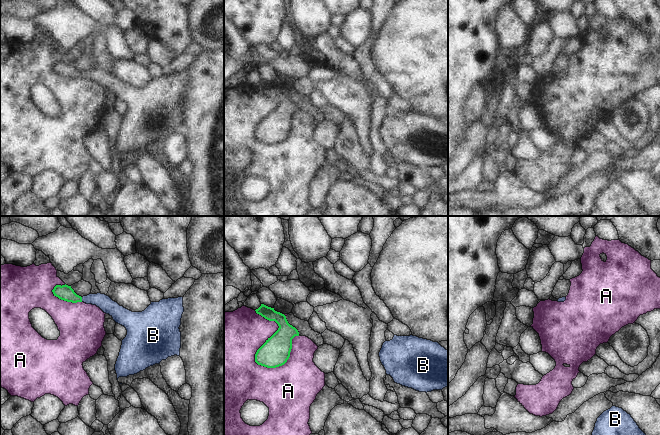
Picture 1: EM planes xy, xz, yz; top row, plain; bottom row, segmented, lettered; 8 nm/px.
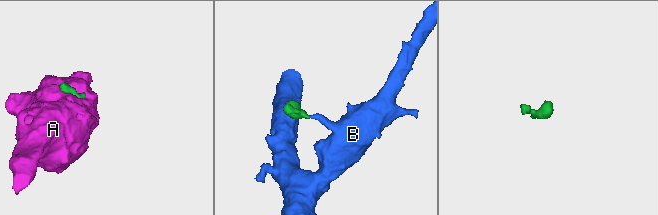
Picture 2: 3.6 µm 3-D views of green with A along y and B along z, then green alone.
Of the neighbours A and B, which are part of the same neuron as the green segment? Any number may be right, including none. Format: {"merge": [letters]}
{"merge": ["B"]}

